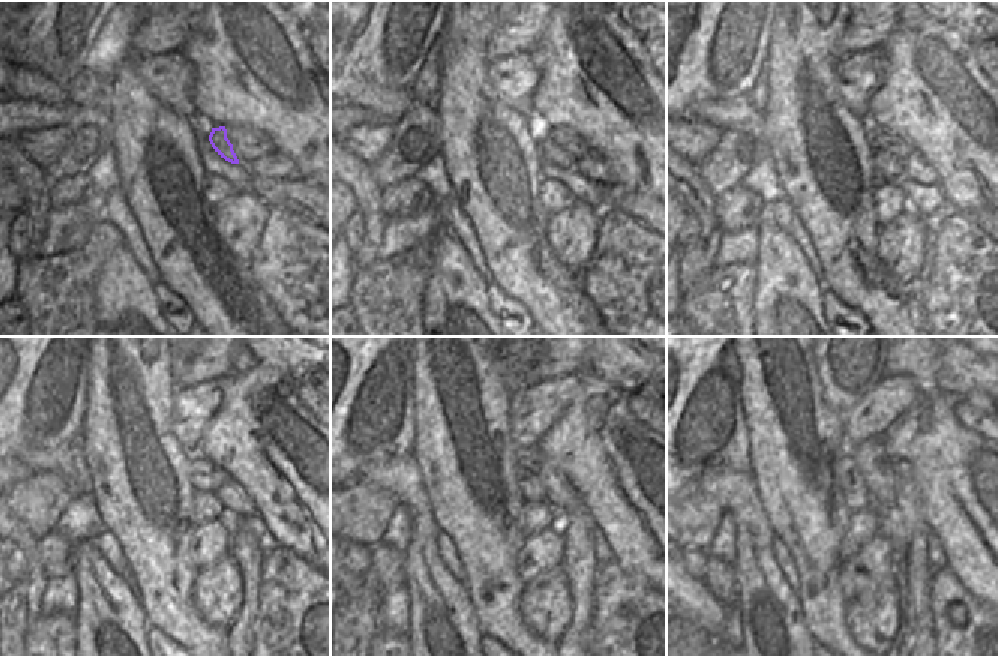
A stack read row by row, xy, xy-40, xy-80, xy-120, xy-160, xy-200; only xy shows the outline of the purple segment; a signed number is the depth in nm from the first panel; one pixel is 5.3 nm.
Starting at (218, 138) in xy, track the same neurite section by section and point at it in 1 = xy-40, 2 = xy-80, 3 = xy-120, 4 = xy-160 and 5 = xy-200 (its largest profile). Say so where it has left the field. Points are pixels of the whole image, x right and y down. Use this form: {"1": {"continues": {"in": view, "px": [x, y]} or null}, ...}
{"1": {"continues": {"in": "xy-40", "px": [550, 152]}}, "2": {"continues": {"in": "xy-80", "px": [887, 165]}}, "3": {"continues": {"in": "xy-120", "px": [207, 508]}}, "4": {"continues": {"in": "xy-160", "px": [538, 515]}}, "5": {"continues": {"in": "xy-200", "px": [863, 524]}}}

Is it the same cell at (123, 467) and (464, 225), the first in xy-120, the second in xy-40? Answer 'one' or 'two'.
two

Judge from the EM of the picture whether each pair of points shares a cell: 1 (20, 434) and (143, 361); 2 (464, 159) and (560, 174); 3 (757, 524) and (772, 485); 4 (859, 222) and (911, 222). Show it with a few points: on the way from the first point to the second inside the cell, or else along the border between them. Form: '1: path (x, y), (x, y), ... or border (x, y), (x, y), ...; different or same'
1: border (89, 361), (86, 410), (83, 425), (78, 430); different
2: border (539, 164), (542, 177); different
3: border (752, 475), (773, 535); different
4: border (880, 227), (877, 257), (881, 263); different

